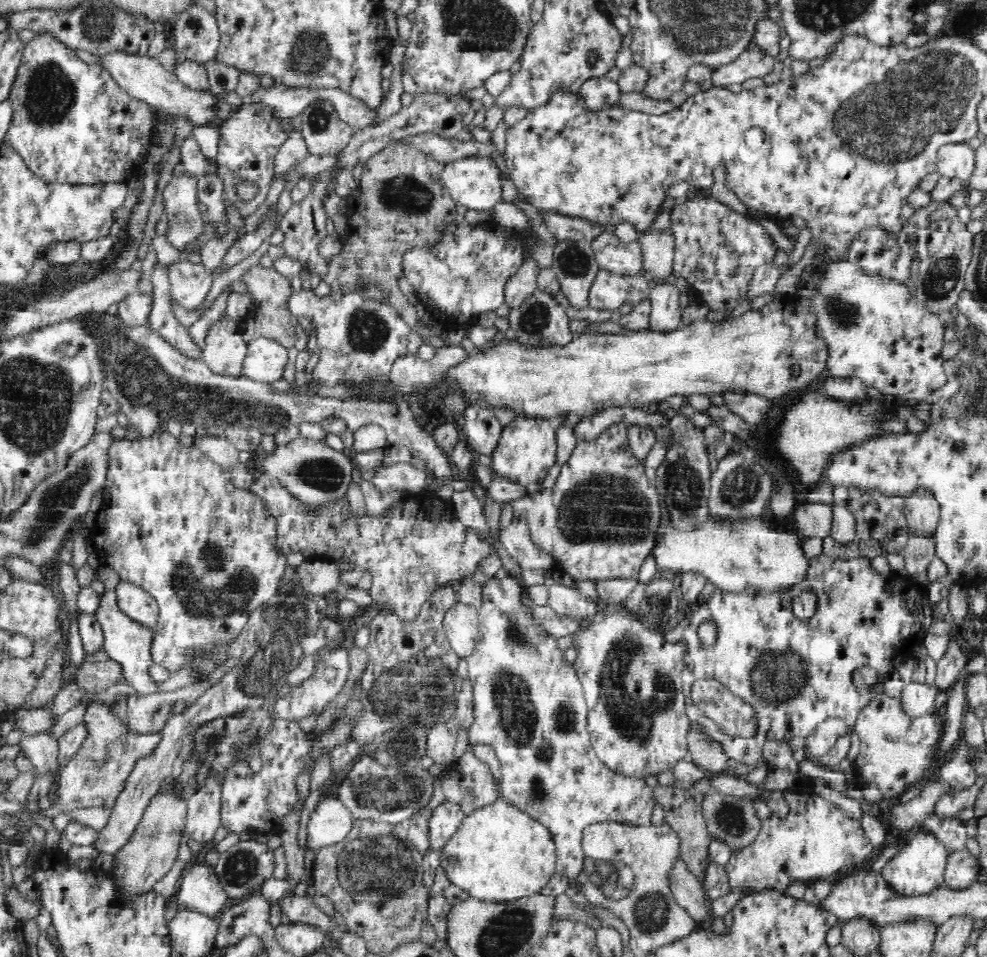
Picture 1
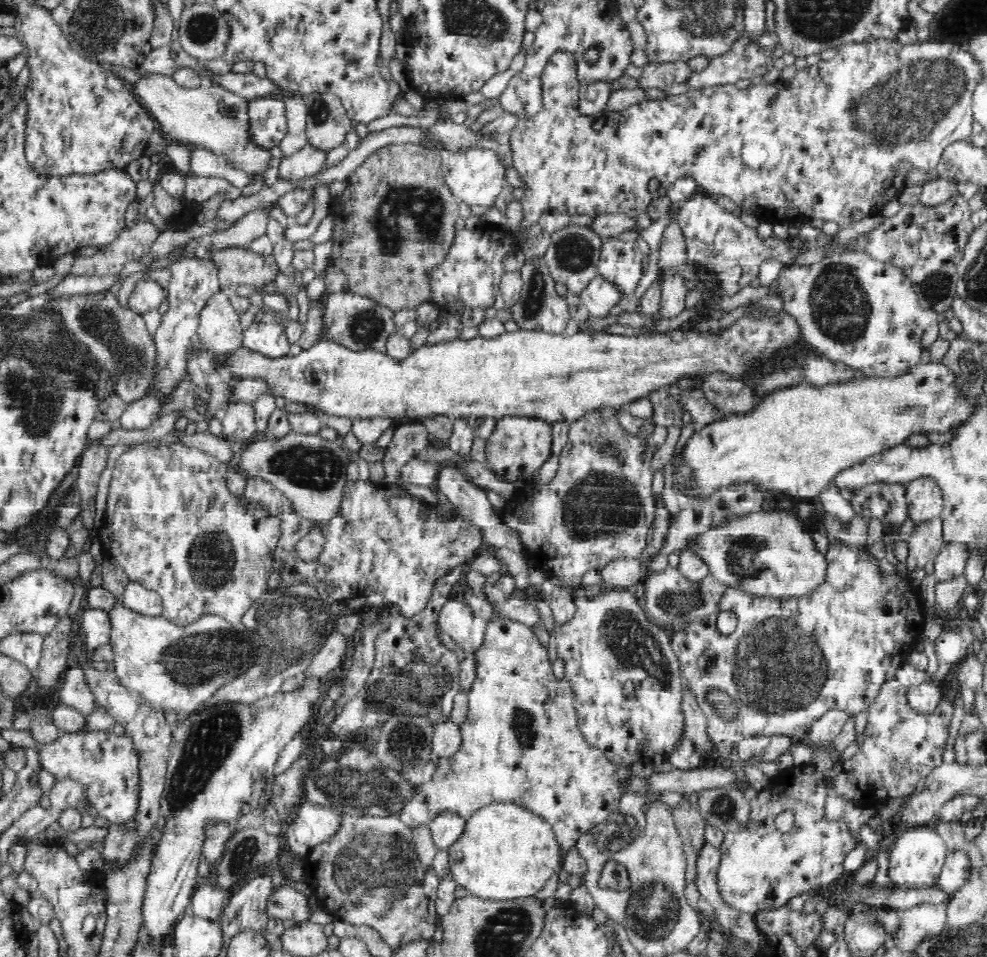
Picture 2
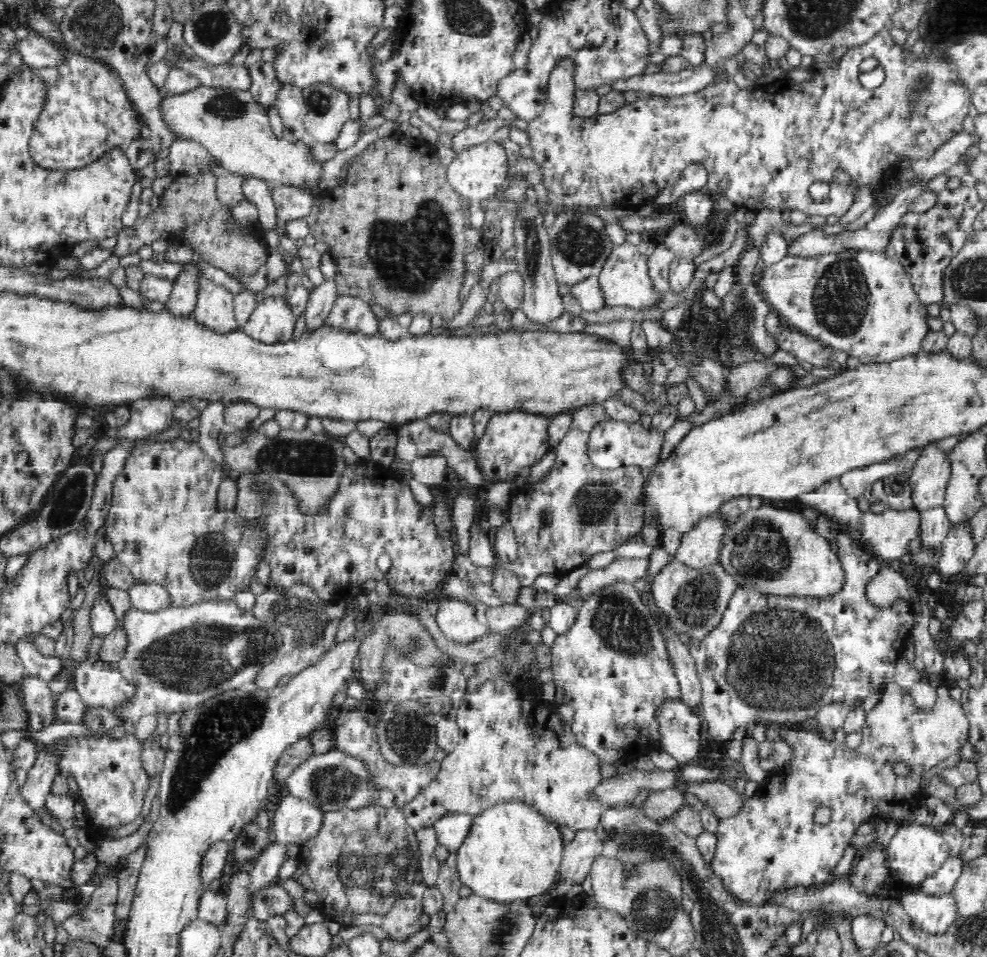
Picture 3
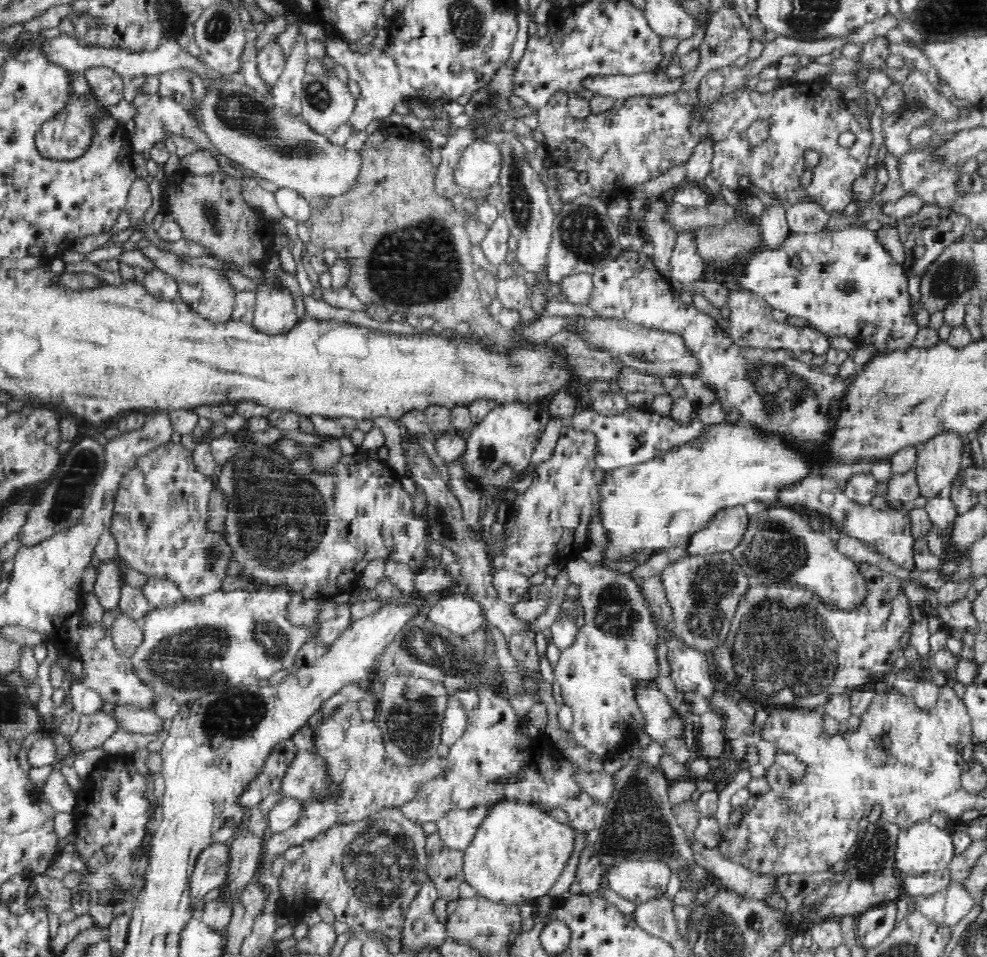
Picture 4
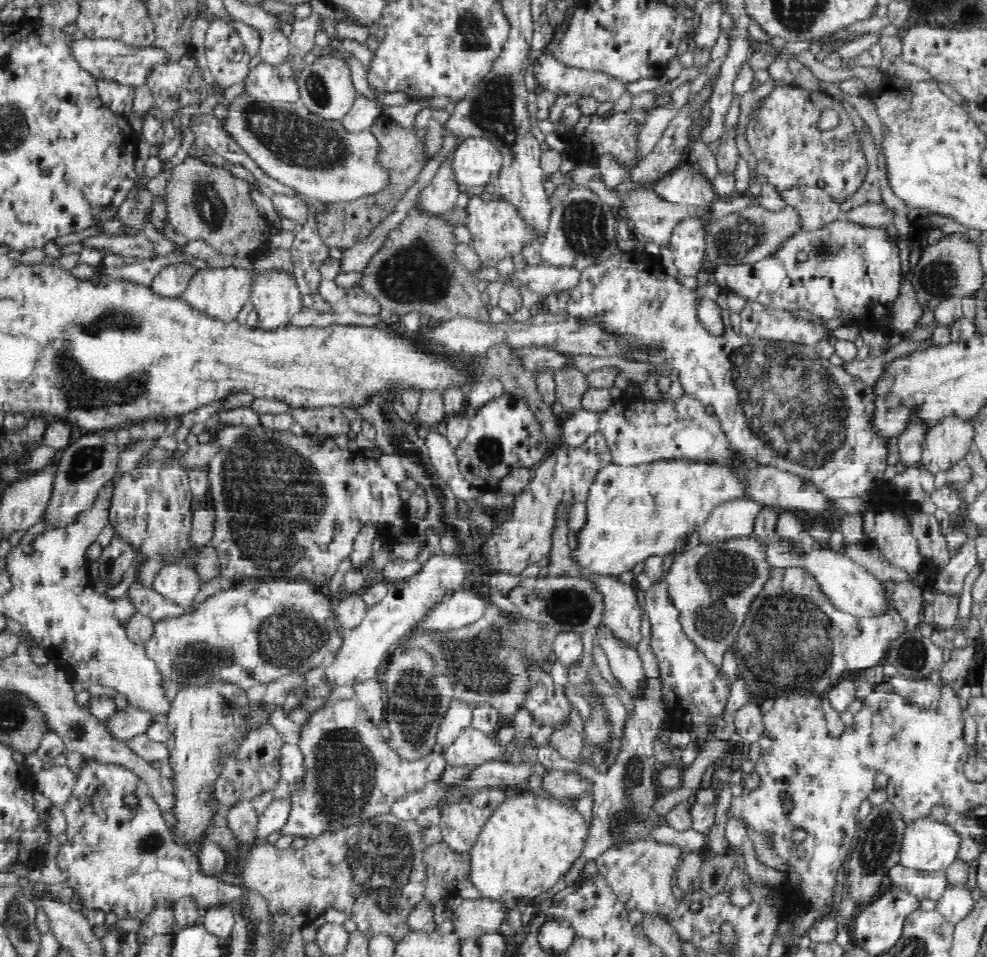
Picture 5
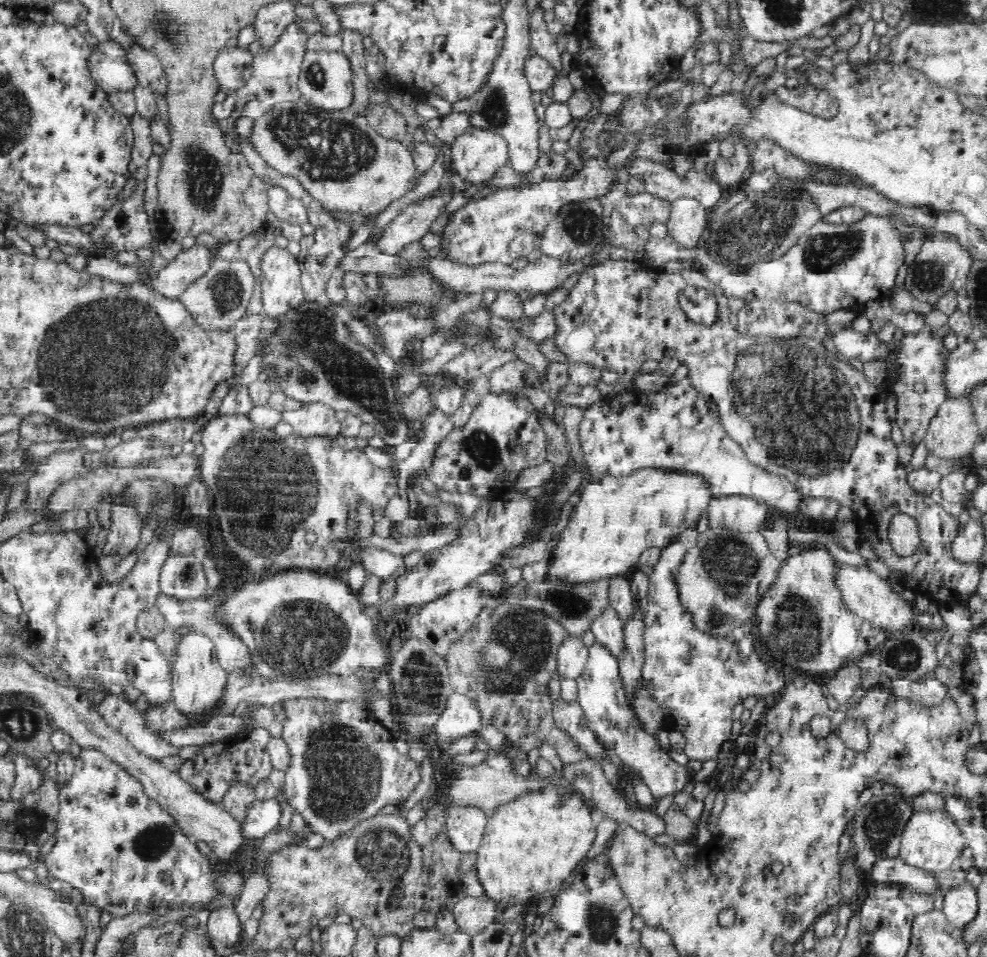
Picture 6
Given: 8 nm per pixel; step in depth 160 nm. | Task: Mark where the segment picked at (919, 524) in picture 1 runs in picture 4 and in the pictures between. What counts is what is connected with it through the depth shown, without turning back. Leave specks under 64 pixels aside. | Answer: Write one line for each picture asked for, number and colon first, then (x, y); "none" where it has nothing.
2: (924, 497)
3: (929, 477)
4: (939, 462)

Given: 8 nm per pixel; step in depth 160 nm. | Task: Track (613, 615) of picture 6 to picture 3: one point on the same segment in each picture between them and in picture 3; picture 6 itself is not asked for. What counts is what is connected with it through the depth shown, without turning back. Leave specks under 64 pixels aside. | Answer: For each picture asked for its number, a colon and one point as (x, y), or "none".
3: (679, 727)
4: (661, 721)
5: (626, 666)

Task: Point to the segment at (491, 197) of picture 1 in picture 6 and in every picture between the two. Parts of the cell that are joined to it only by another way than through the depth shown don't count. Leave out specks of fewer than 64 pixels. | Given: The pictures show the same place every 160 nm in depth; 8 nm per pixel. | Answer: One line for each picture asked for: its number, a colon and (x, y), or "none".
2: (475, 175)
3: (476, 173)
4: (479, 166)
5: (477, 161)
6: (477, 153)

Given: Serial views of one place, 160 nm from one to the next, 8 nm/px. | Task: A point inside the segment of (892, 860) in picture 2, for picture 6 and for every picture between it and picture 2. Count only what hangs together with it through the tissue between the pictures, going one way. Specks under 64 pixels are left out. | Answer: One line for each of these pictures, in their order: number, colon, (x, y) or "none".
3: (915, 852)
4: (922, 847)
5: (928, 845)
6: (931, 840)

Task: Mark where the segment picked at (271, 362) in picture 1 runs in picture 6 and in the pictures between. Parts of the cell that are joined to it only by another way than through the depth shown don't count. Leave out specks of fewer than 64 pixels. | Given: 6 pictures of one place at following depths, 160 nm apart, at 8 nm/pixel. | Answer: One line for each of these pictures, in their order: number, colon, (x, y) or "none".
2: (266, 333)
3: (271, 321)
4: (275, 312)
5: (275, 294)
6: (281, 289)

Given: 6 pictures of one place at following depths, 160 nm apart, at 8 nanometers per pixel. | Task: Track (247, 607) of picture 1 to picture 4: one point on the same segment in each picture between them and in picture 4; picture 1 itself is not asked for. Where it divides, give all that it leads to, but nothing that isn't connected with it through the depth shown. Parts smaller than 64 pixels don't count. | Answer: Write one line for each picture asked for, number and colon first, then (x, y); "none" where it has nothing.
2: (171, 523)
3: (163, 522)
4: (159, 521)

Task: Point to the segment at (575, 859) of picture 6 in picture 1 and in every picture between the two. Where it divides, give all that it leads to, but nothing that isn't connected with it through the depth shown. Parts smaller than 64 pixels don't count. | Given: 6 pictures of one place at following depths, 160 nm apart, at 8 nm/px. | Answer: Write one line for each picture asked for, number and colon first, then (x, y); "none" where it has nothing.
1: (500, 854)
2: (506, 852)
3: (513, 852)
4: (520, 850)
5: (529, 842)

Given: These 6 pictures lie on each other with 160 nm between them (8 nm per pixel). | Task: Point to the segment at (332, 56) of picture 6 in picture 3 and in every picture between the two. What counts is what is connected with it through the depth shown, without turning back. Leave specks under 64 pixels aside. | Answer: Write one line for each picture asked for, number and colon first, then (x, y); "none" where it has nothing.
3: (327, 107)
4: (326, 102)
5: (325, 87)

